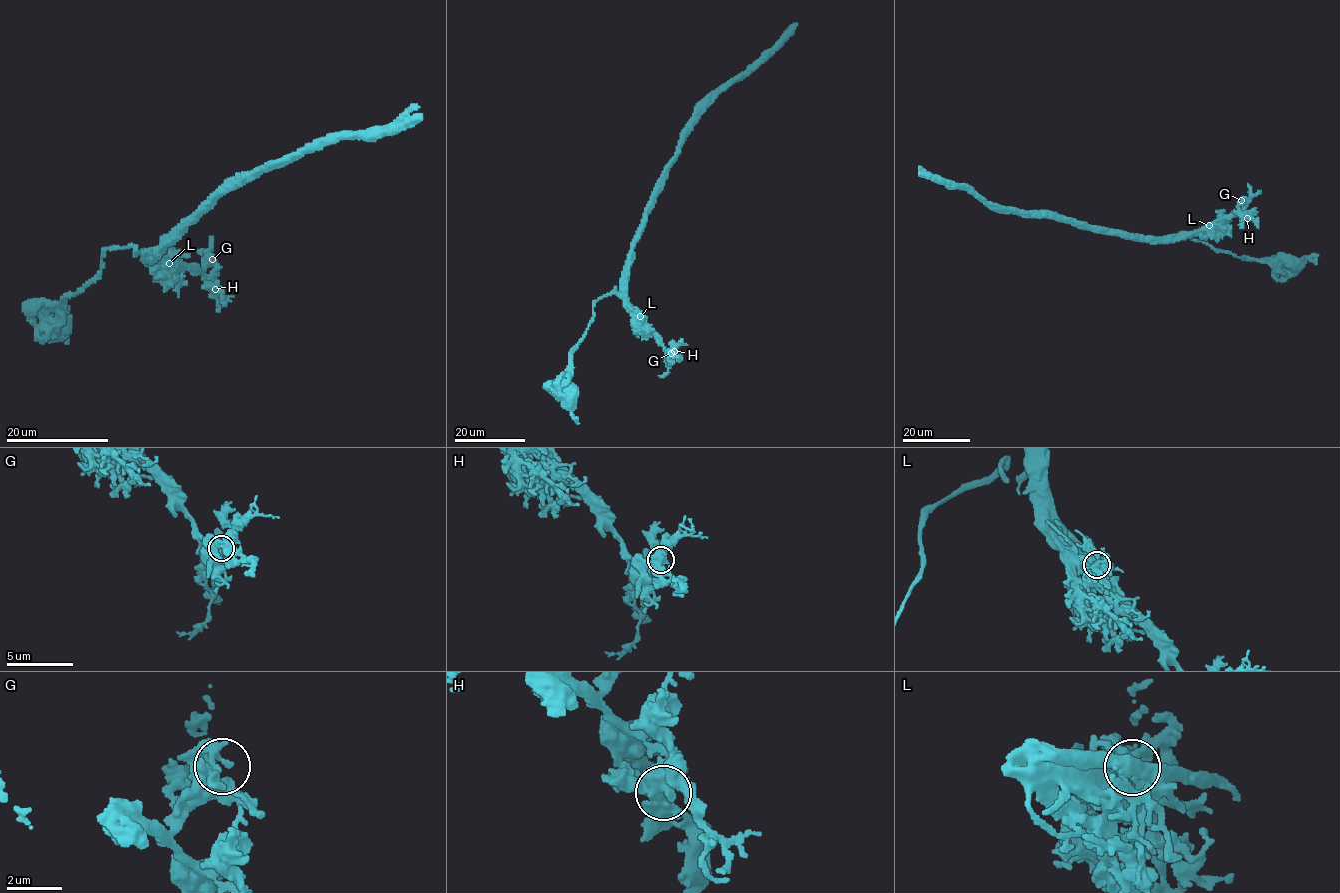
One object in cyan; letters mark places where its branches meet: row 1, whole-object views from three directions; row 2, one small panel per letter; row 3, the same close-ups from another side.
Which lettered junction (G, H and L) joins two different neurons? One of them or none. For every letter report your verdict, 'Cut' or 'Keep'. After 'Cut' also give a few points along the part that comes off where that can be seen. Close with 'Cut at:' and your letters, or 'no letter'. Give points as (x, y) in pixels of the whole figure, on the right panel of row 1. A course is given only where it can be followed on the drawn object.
G: Keep
H: Keep
L: Cut. Course of the part to remove: (1208, 225), (1187, 235), (1160, 240), (1087, 230), (1050, 217), (1002, 210), (962, 185), (919, 171)
Cut at: L

